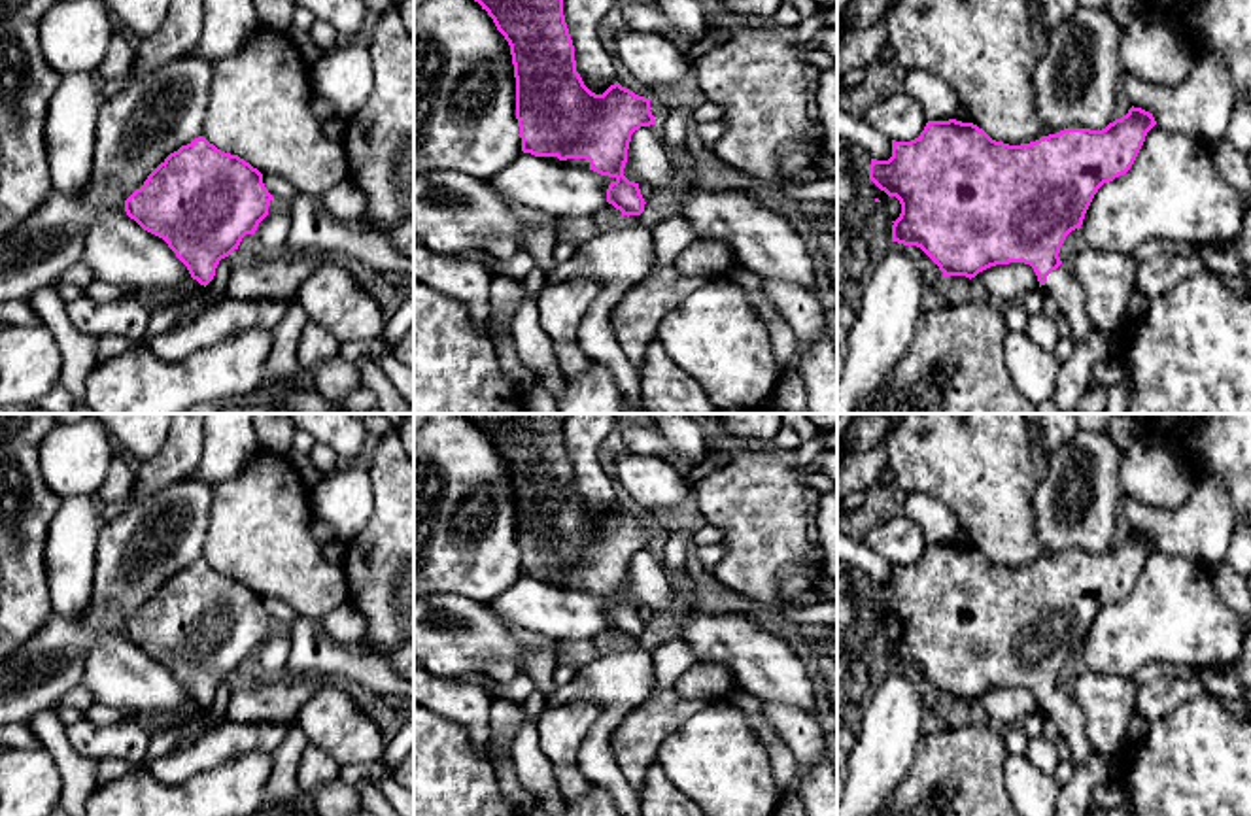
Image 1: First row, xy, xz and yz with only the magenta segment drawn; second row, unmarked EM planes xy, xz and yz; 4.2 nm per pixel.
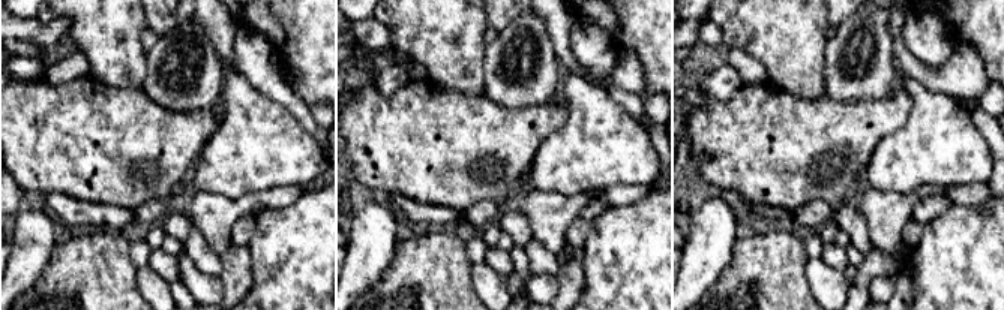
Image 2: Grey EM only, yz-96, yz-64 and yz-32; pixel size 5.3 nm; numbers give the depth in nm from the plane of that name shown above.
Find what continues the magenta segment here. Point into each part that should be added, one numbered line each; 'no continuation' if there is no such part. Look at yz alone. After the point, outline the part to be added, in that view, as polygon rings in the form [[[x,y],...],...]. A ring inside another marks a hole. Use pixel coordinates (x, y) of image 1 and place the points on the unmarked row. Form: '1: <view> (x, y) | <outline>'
1: yz (1061, 707) | [[[1060,688],[1047,699],[1041,712],[1054,722],[1060,737],[1068,742],[1075,765],[1083,765],[1094,754],[1087,735],[1087,720],[1068,688]]]

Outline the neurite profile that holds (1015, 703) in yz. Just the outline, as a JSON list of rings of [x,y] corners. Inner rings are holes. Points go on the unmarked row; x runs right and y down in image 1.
[[[1024,686],[996,688],[979,695],[973,703],[979,718],[1009,723],[1022,723],[1039,710],[1034,691]]]

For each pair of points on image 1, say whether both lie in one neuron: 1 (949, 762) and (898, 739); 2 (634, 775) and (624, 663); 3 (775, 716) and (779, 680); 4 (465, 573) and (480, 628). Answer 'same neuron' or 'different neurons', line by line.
1: different neurons
2: different neurons
3: different neurons
4: different neurons

